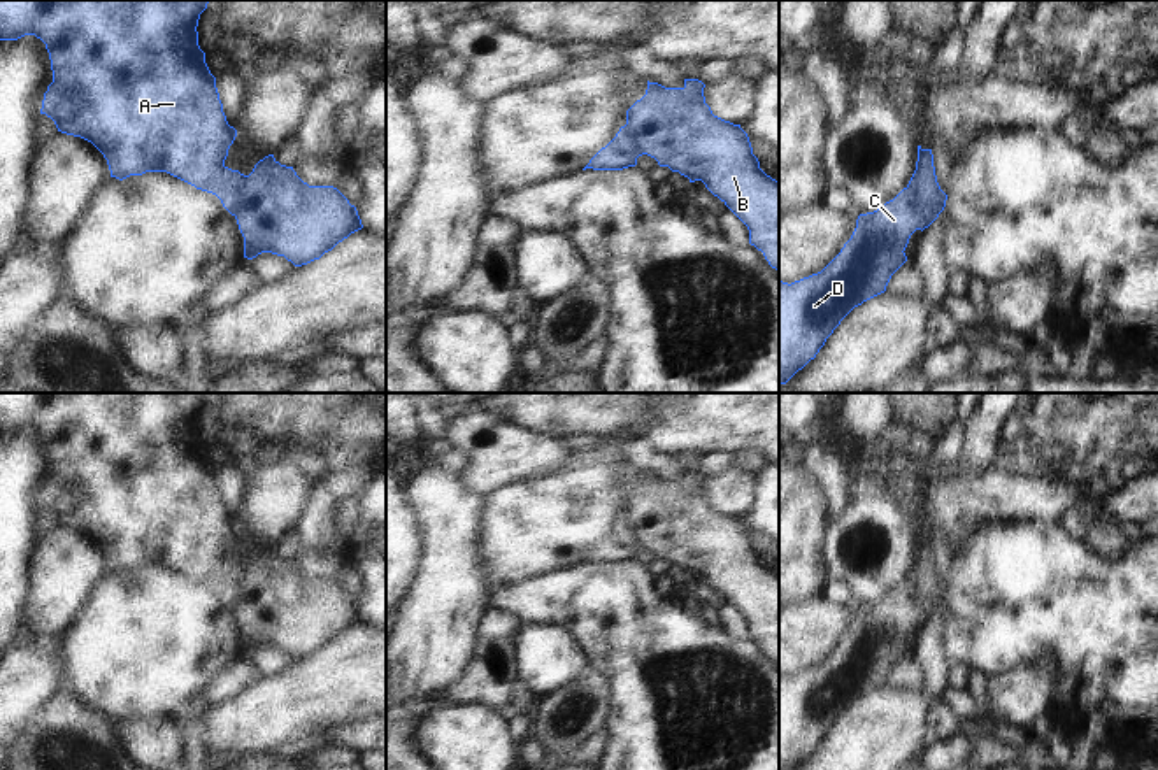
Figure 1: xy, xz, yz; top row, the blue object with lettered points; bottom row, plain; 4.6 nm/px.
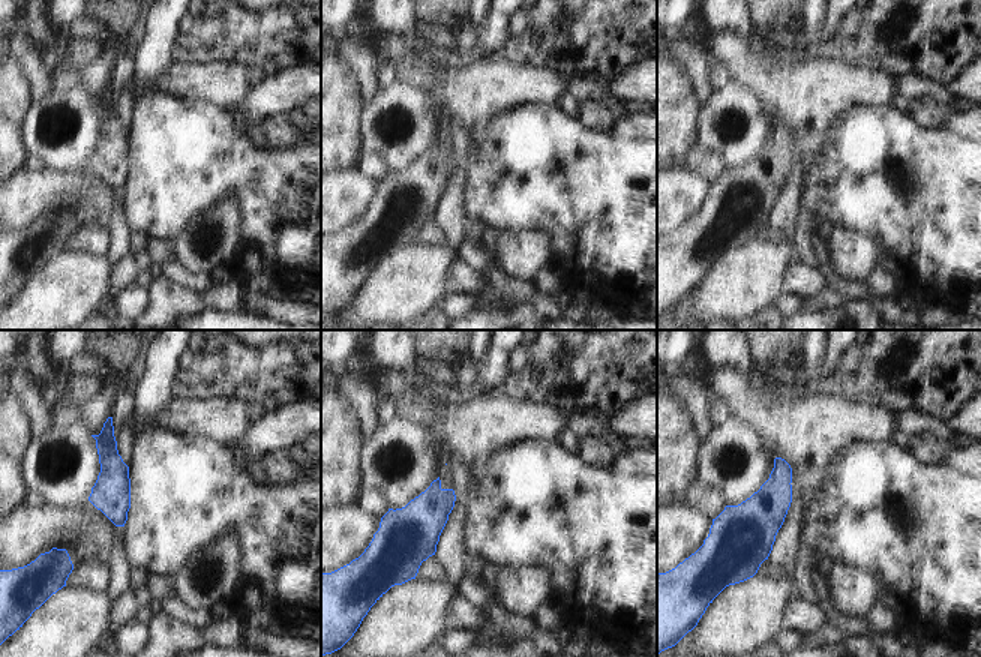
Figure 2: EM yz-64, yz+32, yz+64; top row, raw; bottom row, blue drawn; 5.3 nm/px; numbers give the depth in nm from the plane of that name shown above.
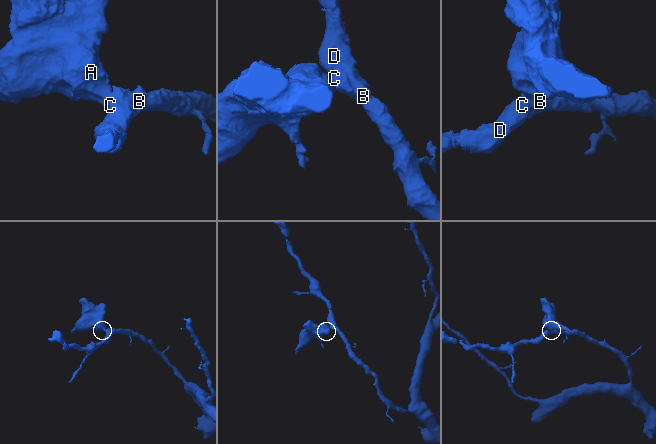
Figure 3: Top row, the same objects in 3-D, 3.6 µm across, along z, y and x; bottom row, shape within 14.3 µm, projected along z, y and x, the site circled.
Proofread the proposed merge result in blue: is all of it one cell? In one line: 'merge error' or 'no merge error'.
merge error

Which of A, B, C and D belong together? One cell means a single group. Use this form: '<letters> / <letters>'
A / B C D

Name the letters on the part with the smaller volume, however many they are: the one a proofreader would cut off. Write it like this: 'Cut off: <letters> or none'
Cut off: A

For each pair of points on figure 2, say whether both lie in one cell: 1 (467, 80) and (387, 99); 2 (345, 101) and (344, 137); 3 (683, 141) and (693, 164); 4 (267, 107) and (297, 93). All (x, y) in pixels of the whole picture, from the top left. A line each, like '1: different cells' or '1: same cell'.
1: different cells
2: same cell
3: different cells
4: same cell

